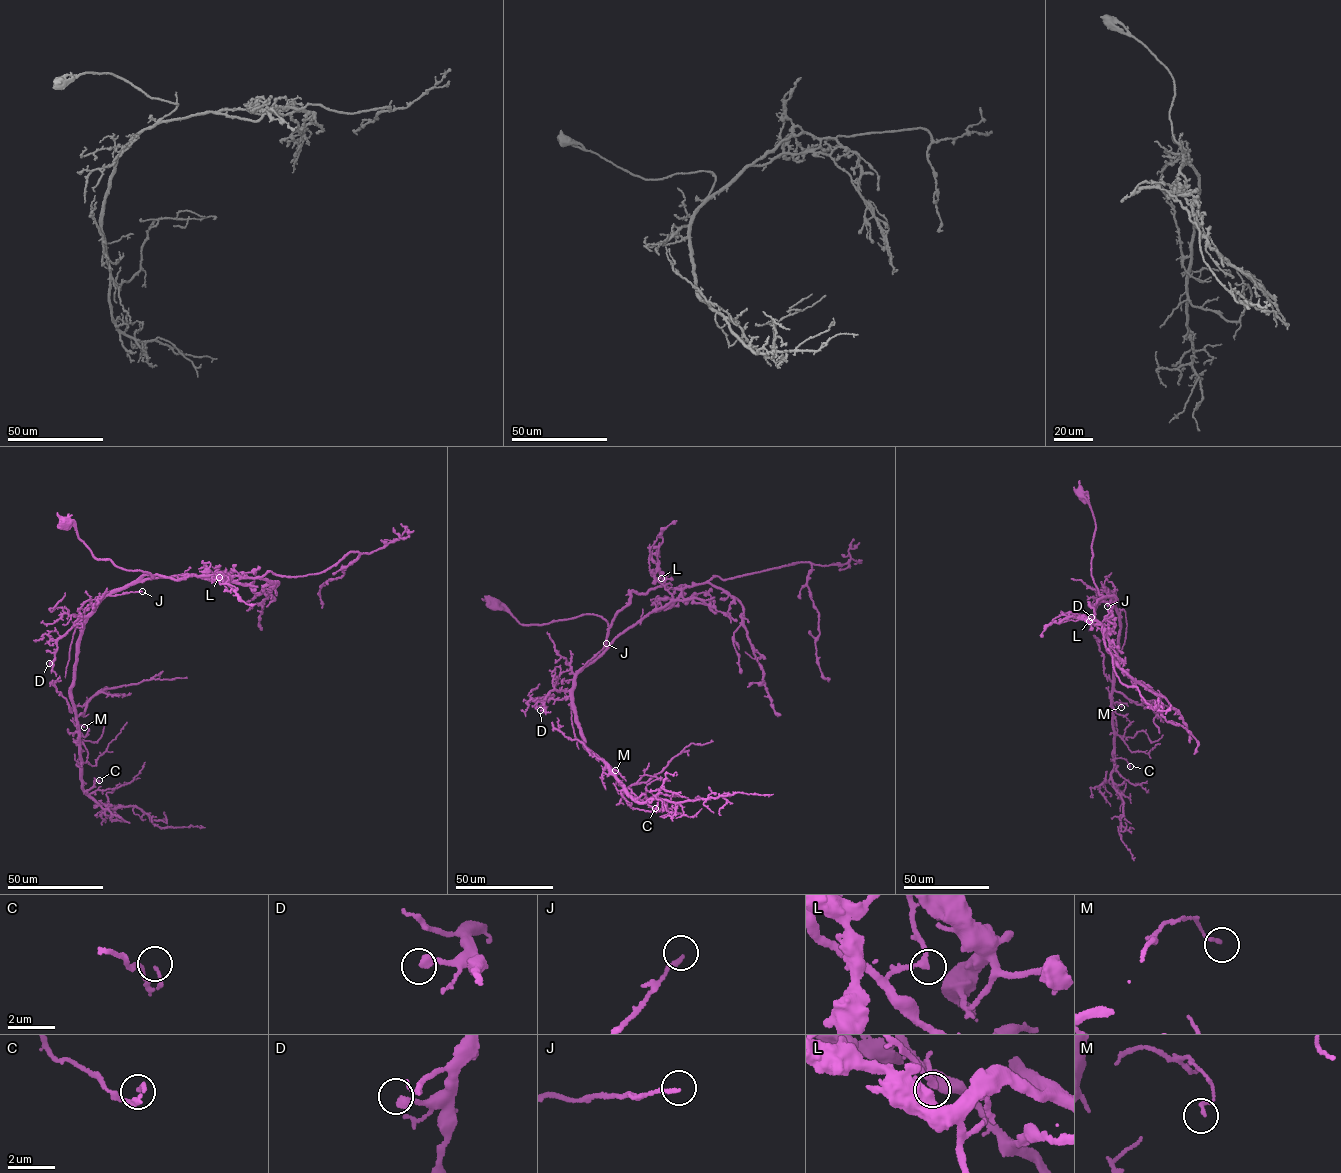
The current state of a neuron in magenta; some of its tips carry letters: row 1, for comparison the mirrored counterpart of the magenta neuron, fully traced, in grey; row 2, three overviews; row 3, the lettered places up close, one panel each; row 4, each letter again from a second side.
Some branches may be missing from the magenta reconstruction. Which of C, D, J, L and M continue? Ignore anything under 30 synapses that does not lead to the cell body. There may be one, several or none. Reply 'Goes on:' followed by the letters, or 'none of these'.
Goes on: none of these

